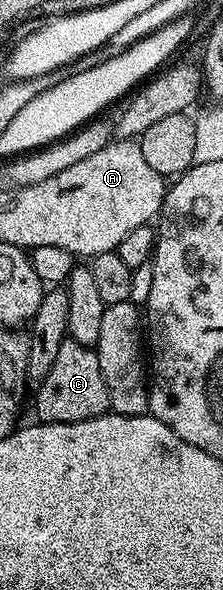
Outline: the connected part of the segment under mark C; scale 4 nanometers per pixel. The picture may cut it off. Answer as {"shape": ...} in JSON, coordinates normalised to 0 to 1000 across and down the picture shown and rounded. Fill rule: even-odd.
{"shape":[[[305,573],[278,580],[242,620],[157,664],[161,710],[202,722],[372,715],[430,705],[466,705],[493,697],[480,654],[462,647],[462,627],[444,620],[430,595]]]}

